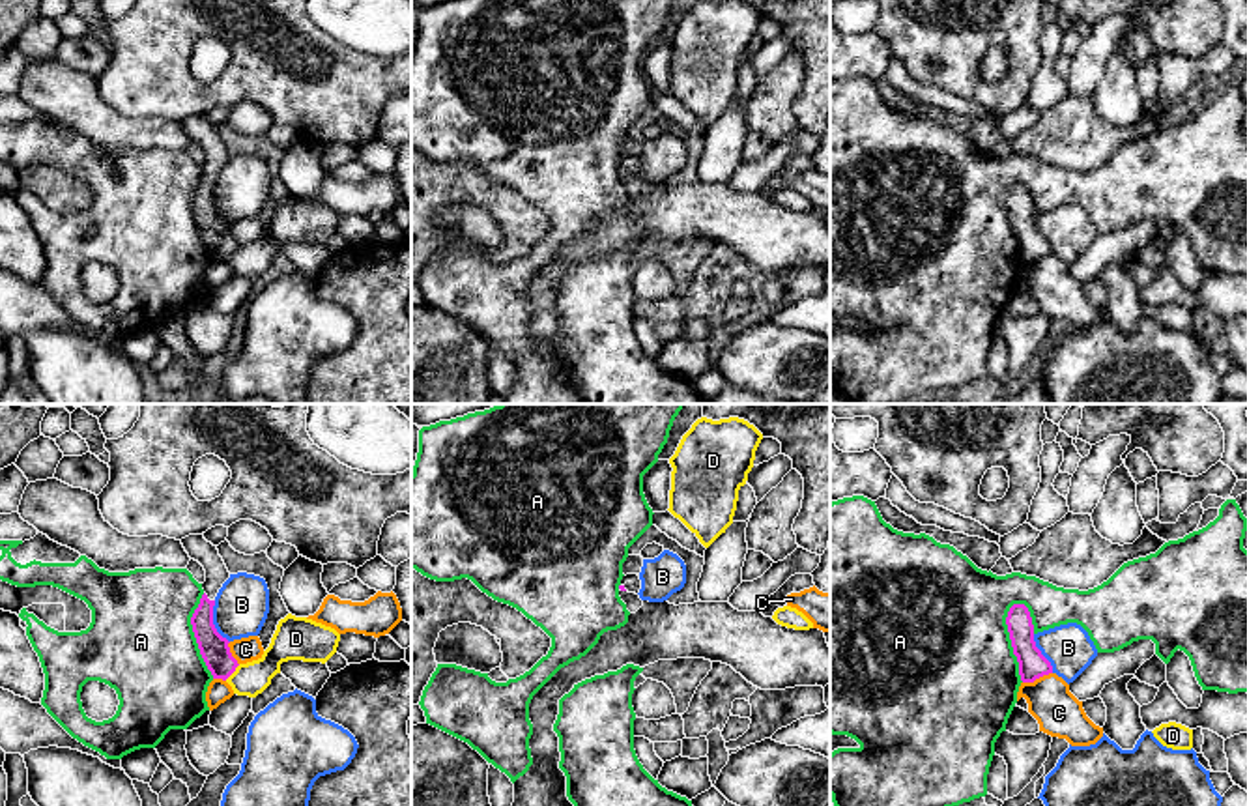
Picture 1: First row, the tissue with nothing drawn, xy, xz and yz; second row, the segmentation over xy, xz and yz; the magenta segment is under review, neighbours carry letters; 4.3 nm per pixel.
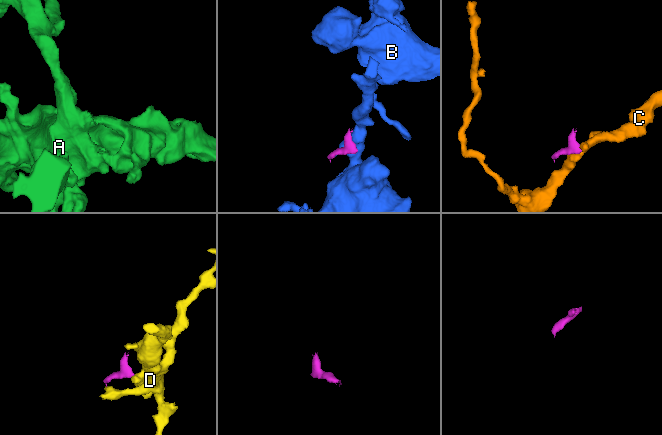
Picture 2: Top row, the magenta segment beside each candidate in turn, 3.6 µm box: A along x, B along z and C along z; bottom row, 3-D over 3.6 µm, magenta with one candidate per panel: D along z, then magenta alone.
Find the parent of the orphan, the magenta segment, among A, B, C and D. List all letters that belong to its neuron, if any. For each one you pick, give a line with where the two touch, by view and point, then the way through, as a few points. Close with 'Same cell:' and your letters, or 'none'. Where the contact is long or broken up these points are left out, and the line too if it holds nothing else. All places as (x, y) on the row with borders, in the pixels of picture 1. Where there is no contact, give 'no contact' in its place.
Same cell: none

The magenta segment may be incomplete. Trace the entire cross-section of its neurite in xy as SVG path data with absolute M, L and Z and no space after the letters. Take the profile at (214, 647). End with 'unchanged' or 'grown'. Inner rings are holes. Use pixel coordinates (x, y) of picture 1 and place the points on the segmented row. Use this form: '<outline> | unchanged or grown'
M189 535L181 539L181 544L189 557L198 561L206 570L206 582L202 583L204 595L191 617L193 632L213 679L226 681L239 664L230 653L230 641L222 638L213 625L213 606L215 597L230 578L230 572L219 555L217 546L208 542L204 535Z | grown

